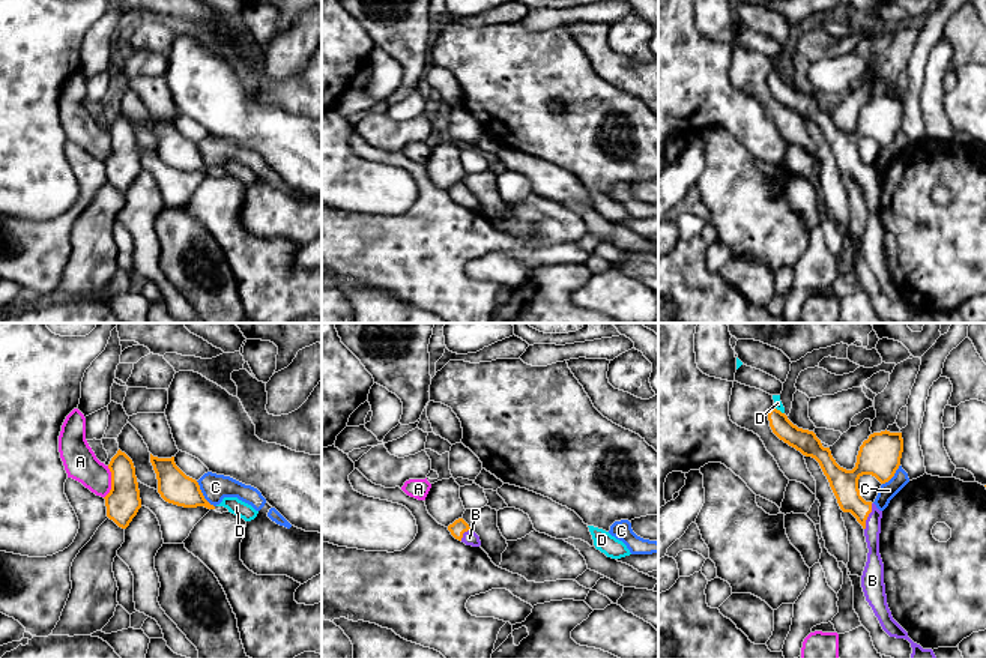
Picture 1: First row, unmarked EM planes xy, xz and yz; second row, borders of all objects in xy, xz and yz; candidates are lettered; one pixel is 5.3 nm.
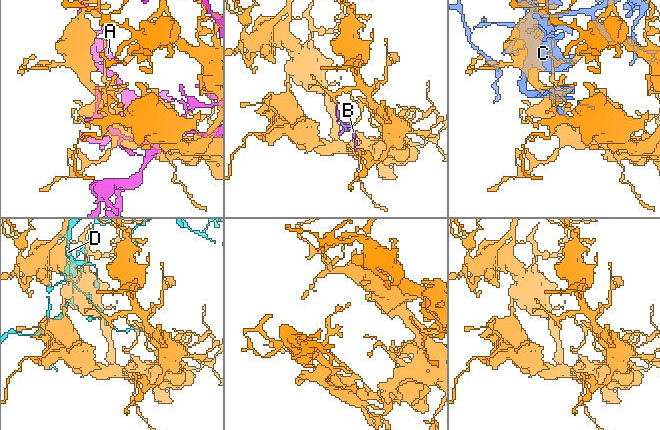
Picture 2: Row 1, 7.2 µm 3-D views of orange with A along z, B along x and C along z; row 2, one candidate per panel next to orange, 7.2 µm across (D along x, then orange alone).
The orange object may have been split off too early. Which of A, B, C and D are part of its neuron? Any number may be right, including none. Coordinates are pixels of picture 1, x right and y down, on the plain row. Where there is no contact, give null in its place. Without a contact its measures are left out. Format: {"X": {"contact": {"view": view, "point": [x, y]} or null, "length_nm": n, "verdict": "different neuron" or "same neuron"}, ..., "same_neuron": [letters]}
{"A": {"contact": {"view": "xy", "point": [111, 146]}, "length_nm": 180, "verdict": "different neuron"}, "B": {"contact": {"view": "yz", "point": [868, 179]}, "length_nm": 150, "verdict": "same neuron"}, "C": {"contact": {"view": "xy", "point": [202, 158]}, "length_nm": 170, "verdict": "different neuron"}, "D": {"contact": {"view": "yz", "point": [779, 74]}, "length_nm": 70, "verdict": "different neuron"}, "same_neuron": ["B"]}

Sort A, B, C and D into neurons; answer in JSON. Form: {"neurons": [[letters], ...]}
{"neurons": [["A"], ["B"], ["C"], ["D"]]}

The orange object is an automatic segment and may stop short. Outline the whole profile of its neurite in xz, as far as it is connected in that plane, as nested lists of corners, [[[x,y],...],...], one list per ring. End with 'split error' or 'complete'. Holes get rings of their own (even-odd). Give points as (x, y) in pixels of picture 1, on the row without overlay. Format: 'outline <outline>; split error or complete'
outline [[[458,182],[452,188],[449,188],[448,194],[455,203],[464,206],[466,209],[481,209],[479,200],[469,191],[469,188],[463,182]]]; split error

